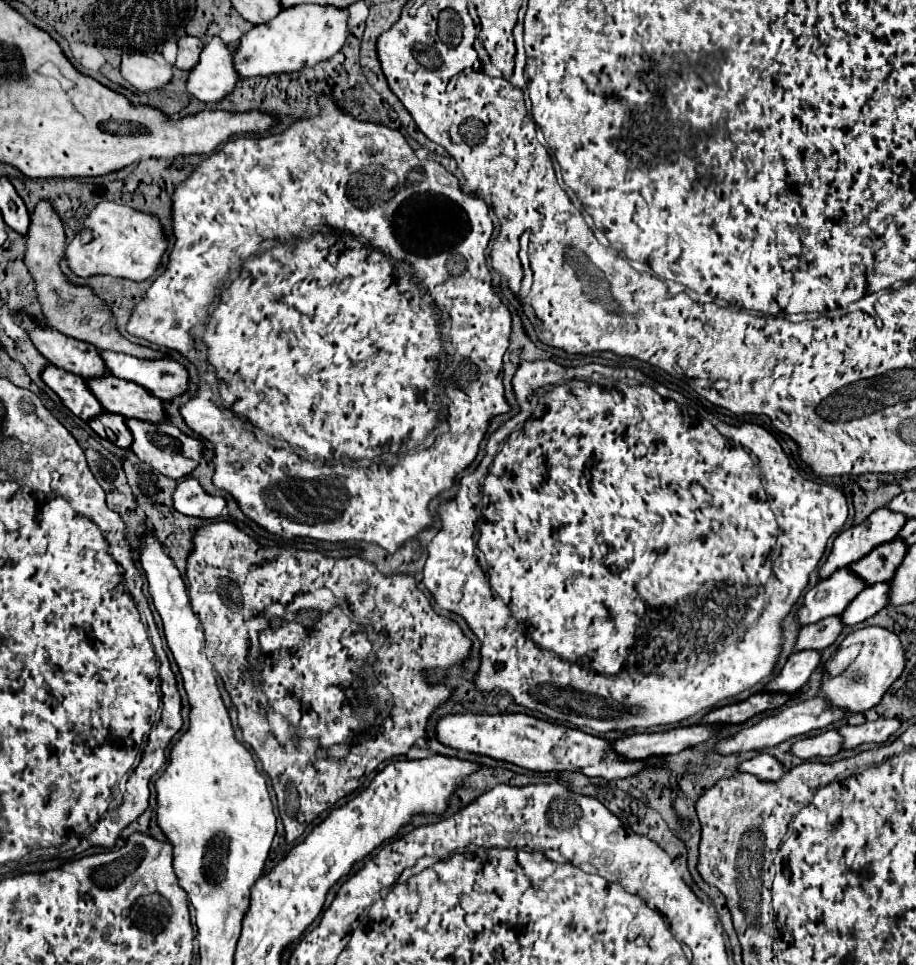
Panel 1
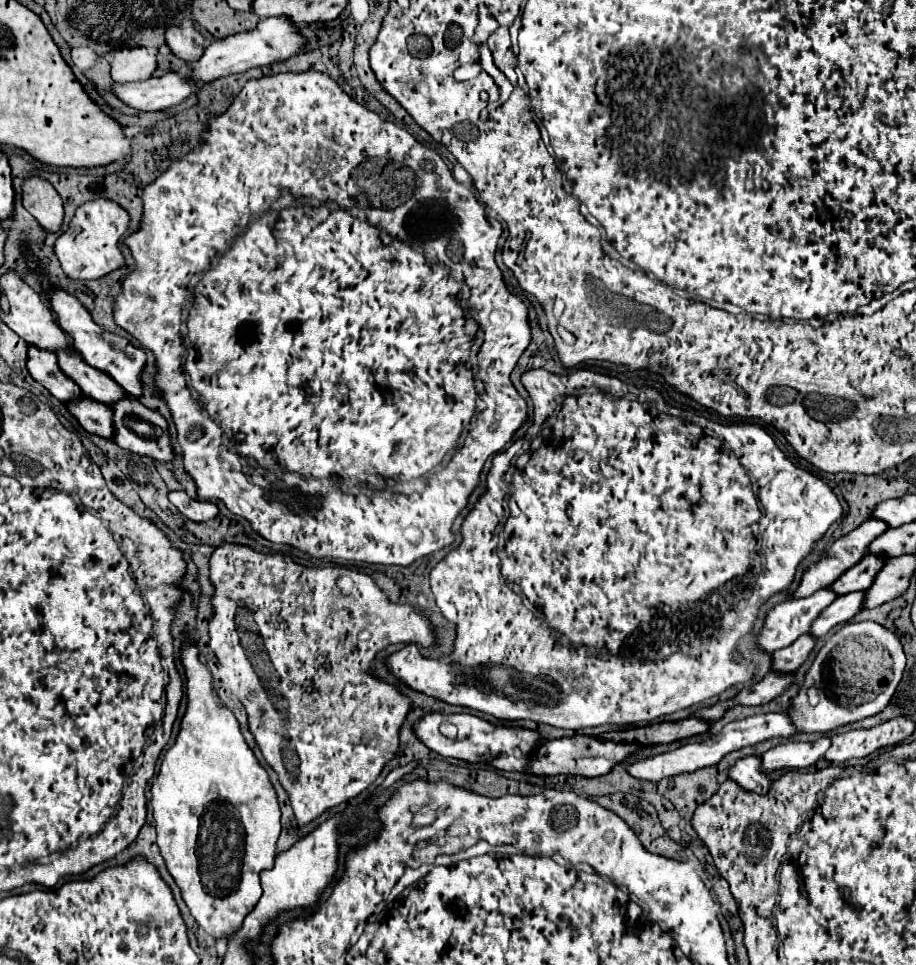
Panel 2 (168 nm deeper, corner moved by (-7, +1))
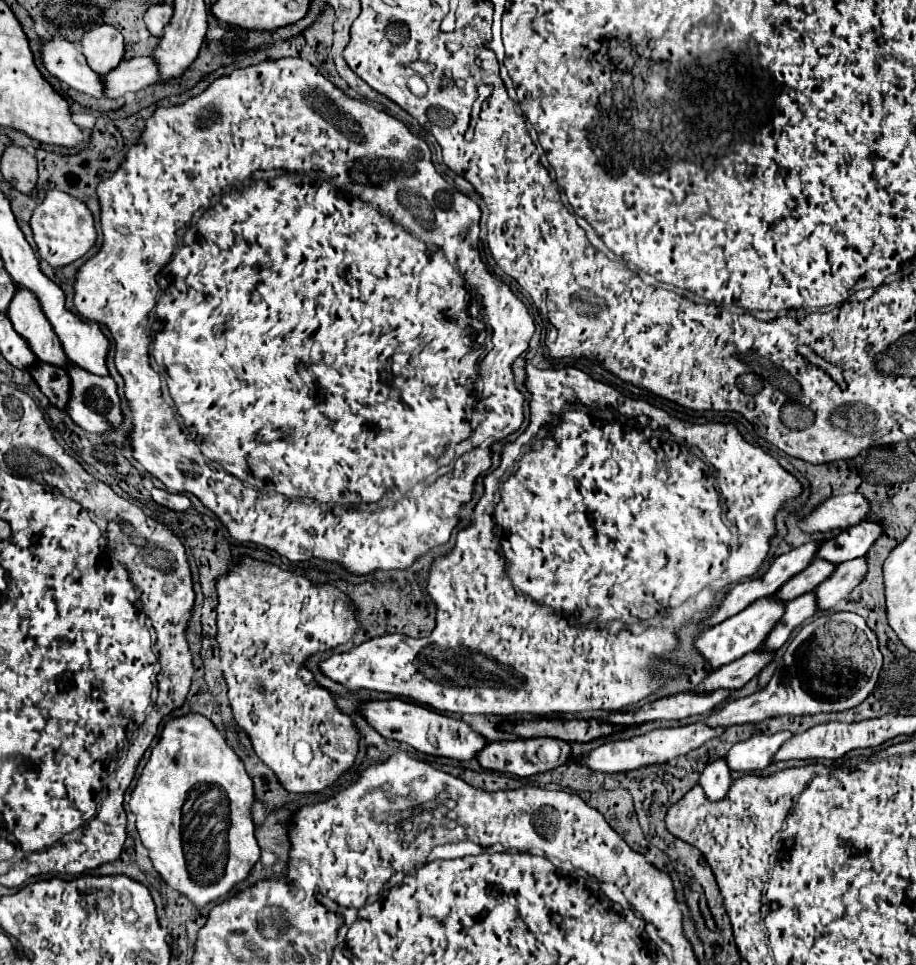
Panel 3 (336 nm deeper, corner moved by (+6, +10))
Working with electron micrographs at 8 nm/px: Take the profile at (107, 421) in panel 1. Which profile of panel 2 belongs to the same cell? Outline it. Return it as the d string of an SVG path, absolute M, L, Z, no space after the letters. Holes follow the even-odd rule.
M76 398L72 402L66 402L66 408L70 414L80 422L80 426L88 434L96 434L102 438L112 438L112 410L110 406L104 406L102 402L92 402L92 398Z

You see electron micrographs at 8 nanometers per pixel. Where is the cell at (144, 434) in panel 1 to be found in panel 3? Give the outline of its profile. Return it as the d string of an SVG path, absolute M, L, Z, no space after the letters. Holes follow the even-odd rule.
M71 365L67 373L71 377L71 411L67 409L67 413L81 429L89 433L107 433L125 423L121 399L117 395L117 383L111 377L99 377L99 375L87 373L77 365Z

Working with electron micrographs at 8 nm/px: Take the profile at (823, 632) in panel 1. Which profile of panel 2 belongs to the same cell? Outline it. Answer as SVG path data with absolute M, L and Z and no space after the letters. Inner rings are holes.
M804 634L800 636L792 646L788 648L782 648L782 650L776 650L772 654L772 670L774 672L796 672L796 668L808 658L808 654L812 652L814 648L814 636L810 634Z

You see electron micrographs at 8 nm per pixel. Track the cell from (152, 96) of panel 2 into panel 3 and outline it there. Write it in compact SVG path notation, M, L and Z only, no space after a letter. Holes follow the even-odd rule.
M53 37L43 43L43 63L51 75L59 81L67 83L71 89L87 93L91 97L103 95L103 75L91 71L81 51L75 49L73 43L63 41L61 37Z

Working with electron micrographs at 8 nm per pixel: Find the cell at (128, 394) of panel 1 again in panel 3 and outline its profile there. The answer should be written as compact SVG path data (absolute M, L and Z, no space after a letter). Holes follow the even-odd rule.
M19 285L19 297L11 301L9 319L15 331L21 337L25 337L25 341L29 343L31 351L37 355L39 361L55 359L55 363L49 363L49 365L59 365L63 369L71 365L71 361L67 361L67 355L61 347L59 337L55 337L51 323L39 309L39 301L35 301L35 297L27 293L27 289L23 289L21 285Z

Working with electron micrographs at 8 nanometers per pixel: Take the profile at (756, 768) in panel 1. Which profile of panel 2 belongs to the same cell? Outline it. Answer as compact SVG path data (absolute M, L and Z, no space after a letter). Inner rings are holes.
M760 756L740 758L728 770L728 778L732 782L736 782L742 790L748 790L748 792L754 792L754 794L766 794L770 784L772 784L768 774L760 770Z

